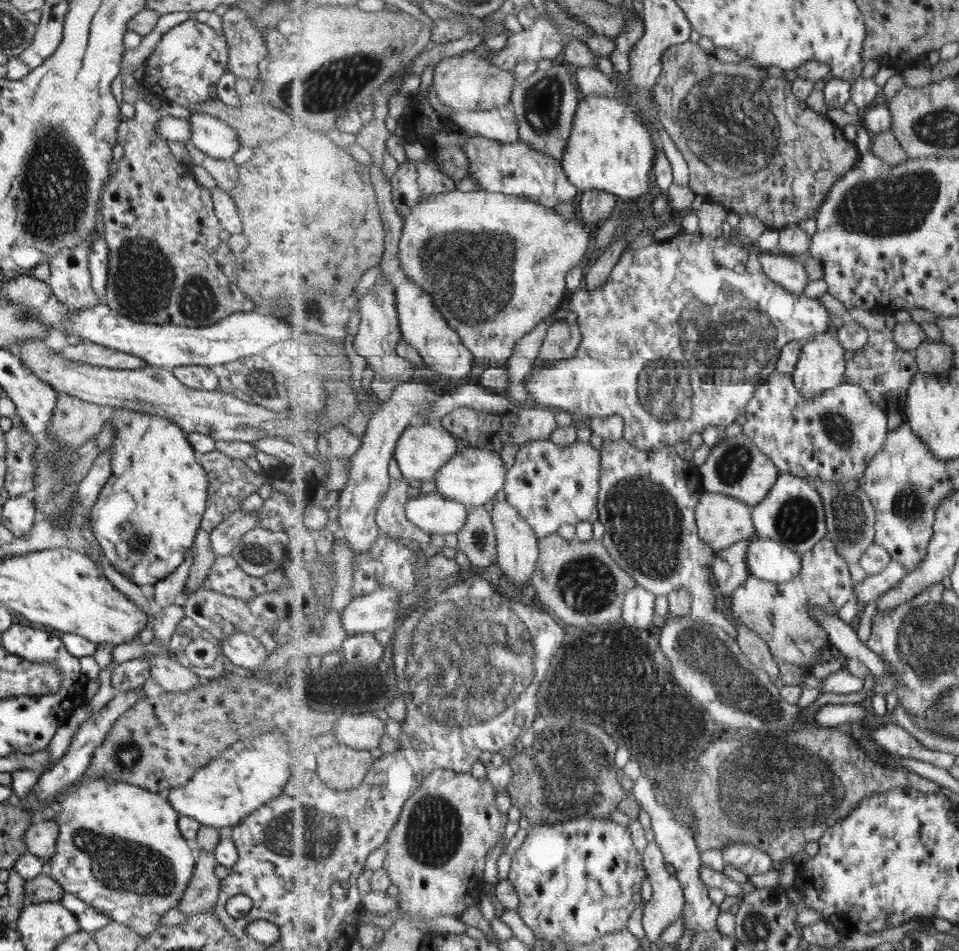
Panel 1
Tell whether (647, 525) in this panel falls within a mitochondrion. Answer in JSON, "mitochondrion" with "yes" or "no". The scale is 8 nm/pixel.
{"mitochondrion":"yes"}

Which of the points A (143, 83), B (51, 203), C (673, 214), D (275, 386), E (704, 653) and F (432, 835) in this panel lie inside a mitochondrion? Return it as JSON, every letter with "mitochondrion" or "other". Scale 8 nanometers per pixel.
{"A":"other","B":"mitochondrion","C":"other","D":"mitochondrion","E":"mitochondrion","F":"mitochondrion"}

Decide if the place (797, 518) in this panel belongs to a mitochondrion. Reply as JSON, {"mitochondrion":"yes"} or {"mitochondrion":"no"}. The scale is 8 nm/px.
{"mitochondrion":"yes"}

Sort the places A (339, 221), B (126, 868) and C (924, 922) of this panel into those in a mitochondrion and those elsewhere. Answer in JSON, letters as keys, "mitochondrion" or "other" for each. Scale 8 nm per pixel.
{"A":"other","B":"mitochondrion","C":"other"}

